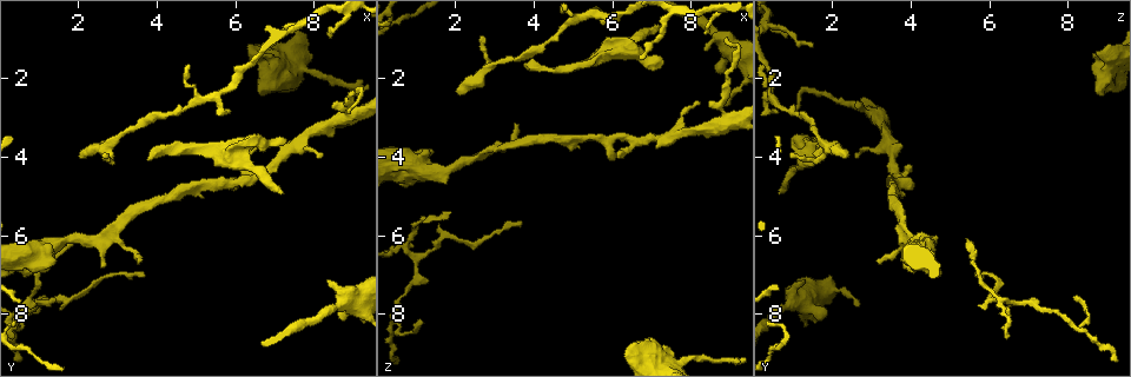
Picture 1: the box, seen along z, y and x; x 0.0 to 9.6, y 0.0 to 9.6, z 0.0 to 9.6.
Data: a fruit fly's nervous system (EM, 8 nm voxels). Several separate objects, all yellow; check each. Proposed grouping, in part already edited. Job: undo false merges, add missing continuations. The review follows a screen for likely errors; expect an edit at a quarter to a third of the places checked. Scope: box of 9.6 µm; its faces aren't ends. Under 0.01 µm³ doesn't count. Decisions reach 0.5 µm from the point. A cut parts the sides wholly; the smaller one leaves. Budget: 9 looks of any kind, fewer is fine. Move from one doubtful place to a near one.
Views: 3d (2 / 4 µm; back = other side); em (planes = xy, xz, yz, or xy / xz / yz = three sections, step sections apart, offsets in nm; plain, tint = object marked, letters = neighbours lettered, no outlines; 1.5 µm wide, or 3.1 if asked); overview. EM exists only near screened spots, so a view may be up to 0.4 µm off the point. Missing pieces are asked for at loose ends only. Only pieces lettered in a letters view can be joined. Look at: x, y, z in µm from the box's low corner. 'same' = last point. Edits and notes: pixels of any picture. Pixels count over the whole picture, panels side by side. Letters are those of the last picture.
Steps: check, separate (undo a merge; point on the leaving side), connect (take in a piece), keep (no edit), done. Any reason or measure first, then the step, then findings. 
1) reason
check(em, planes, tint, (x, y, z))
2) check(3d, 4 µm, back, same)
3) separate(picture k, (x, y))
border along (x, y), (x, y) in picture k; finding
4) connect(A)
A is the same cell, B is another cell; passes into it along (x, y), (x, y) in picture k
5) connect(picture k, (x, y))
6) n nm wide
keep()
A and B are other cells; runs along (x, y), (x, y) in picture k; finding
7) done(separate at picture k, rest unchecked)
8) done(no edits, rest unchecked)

free end
check(3d, 4 µm, (8.85, 7.85, 2.65))

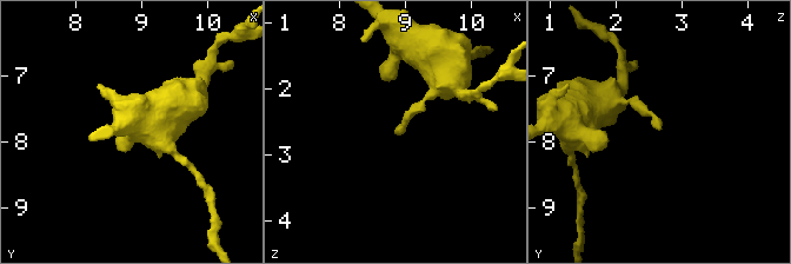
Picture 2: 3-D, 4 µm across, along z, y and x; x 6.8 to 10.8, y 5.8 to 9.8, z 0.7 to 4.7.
now the EM
check(em, planes, plain, (8.85, 7.85, 2.65))

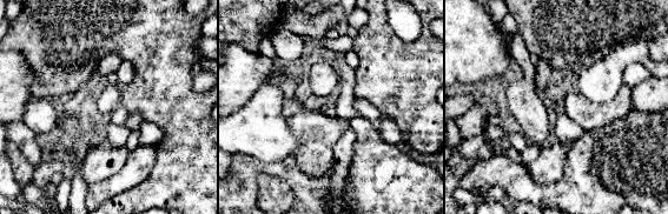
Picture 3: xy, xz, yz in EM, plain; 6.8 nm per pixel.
see the neighbours
check(em, planes, letters, same)

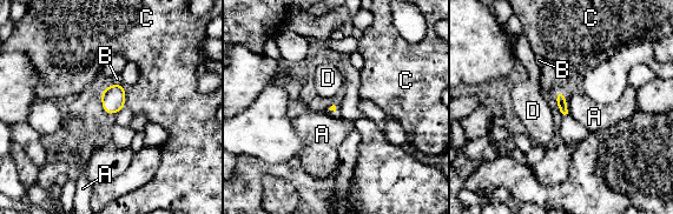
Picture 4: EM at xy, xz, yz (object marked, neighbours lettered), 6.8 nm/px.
keep()
A, B, C and D are other cells; border along (565, 97), (568, 113) in picture 4; none of them fits

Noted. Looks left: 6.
free end
check(em, yz, step 8, letters, (7.20, 4.90, 0.75))

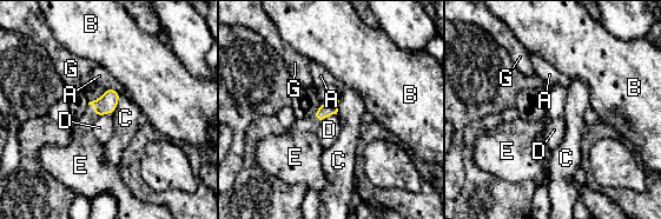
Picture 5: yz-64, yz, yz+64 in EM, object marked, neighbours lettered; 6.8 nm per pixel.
another direction
check(em, planes, letters, same)

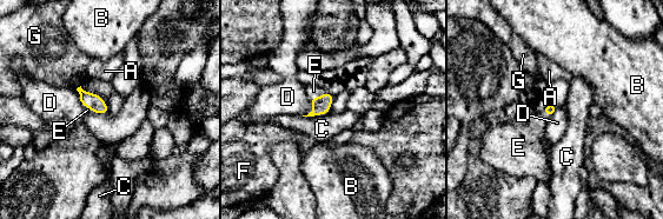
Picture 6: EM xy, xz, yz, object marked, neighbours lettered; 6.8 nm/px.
connect(E)
E is the same cell, A, B, C, D, F and G are other cells; passes into it along (322, 105), (318, 97), (311, 91) in picture 6; it goes on there

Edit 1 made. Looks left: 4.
an open end
check(3d, 4 µm, back, (6.70, 1.20, 1.50))

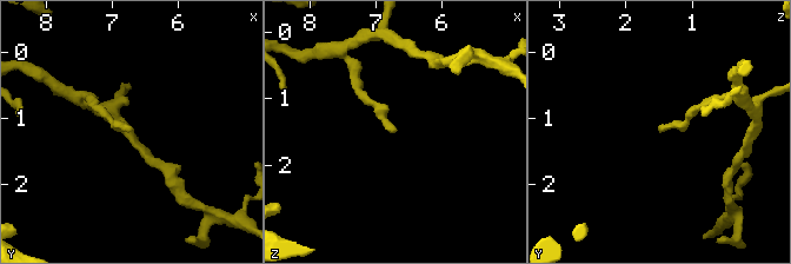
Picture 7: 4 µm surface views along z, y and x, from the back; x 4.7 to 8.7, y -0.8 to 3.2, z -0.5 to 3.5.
check(em, planes, letters, (6.75, 1.15, 1.55))

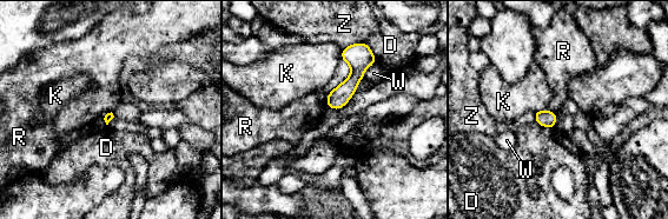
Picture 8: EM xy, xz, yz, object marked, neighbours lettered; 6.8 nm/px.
keep()
D, K, R, W and Z are other cells; border along (546, 108), (556, 113) in picture 8; no lettered piece goes on from it

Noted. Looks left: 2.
check(3d, 2 µm, (2.10, 4.05, 2.30))

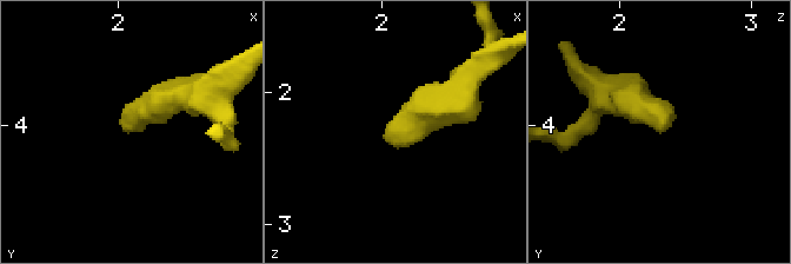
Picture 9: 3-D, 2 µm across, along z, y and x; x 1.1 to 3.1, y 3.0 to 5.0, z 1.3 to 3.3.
now the EM
check(em, xz, step 8, letters, (2.08, 4.06, 2.32))

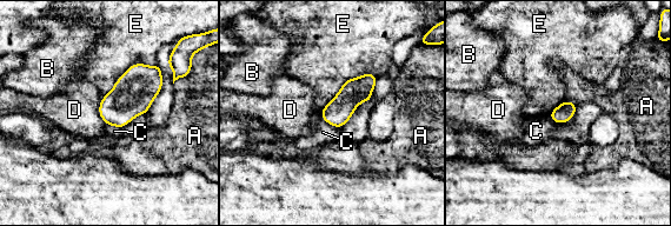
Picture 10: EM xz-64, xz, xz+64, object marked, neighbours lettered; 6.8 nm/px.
keep()
A, B, C, D and E are other cells; border along (159, 64), (132, 64), (104, 97) in picture 10; no lettered piece goes on from it

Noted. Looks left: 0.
done(connect at picture 6, rest unchecked)

